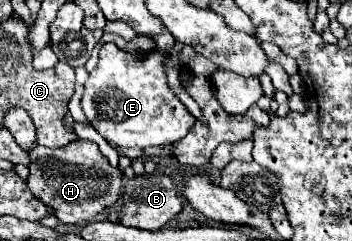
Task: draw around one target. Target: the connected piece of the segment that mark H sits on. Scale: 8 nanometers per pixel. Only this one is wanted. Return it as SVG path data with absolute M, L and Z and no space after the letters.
M76 139L60 149L36 145L28 151L28 157L30 157L30 175L26 179L26 185L38 199L56 209L56 217L62 223L72 225L90 221L92 217L112 207L120 199L122 171L114 169L108 163L108 159L100 153L98 145L92 141Z

